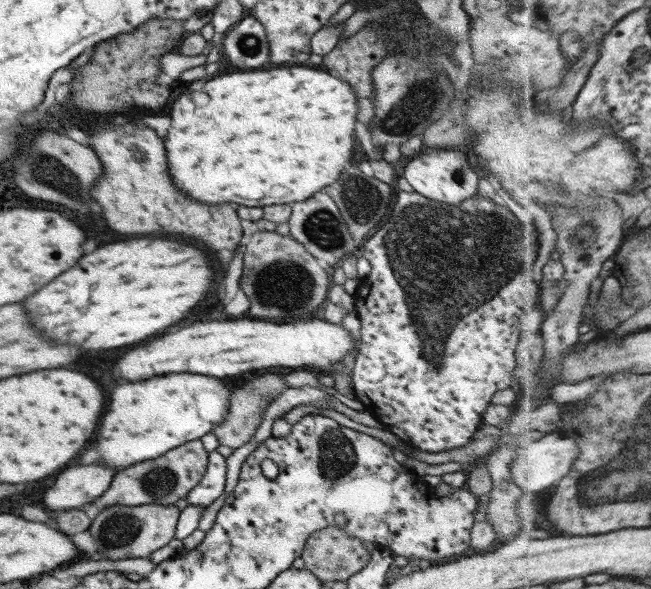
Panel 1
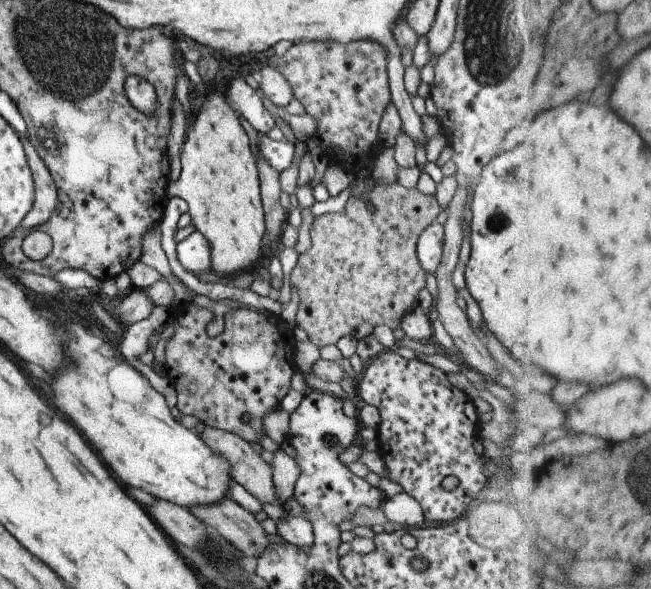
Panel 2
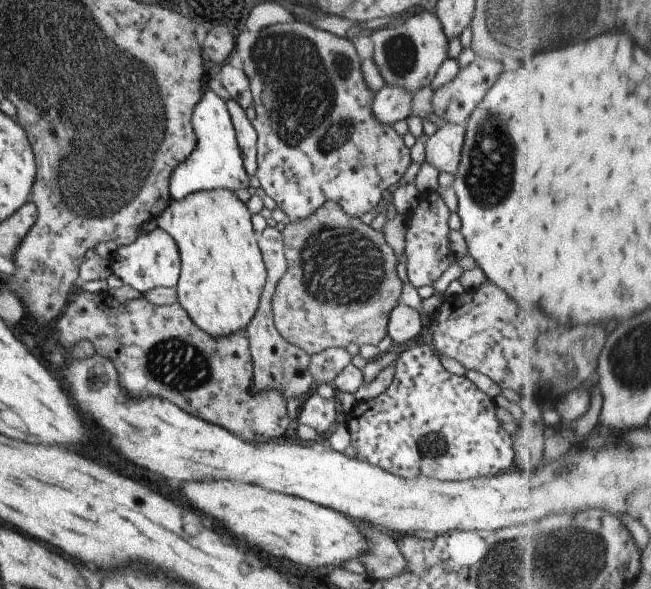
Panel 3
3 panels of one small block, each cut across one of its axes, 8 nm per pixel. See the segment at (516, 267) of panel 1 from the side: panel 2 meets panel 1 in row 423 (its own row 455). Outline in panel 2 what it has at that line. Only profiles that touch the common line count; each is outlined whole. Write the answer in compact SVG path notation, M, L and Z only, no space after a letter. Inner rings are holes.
M396 347L384 350L376 358L367 362L358 377L355 398L360 404L372 404L378 408L382 421L376 428L378 436L378 454L382 456L390 474L390 480L415 498L424 512L424 518L430 522L451 522L467 512L470 502L486 486L483 456L474 448L474 440L481 433L481 420L476 408L467 394L451 385L448 374L421 361L418 358L406 359L397 352ZM455 476L459 484L451 491L445 490L442 481Z

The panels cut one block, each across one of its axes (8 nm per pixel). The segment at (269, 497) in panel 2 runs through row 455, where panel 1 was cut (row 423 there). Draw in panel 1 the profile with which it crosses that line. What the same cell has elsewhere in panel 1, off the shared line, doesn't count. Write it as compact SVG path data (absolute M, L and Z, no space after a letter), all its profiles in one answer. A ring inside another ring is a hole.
M274 373L259 374L257 378L248 382L241 388L235 388L232 392L230 409L226 413L226 419L218 425L214 425L212 434L218 438L218 442L222 446L229 446L230 448L240 448L243 444L250 442L254 436L260 422L264 418L268 406L278 398L278 395L287 388L288 385L284 381L284 376Z

